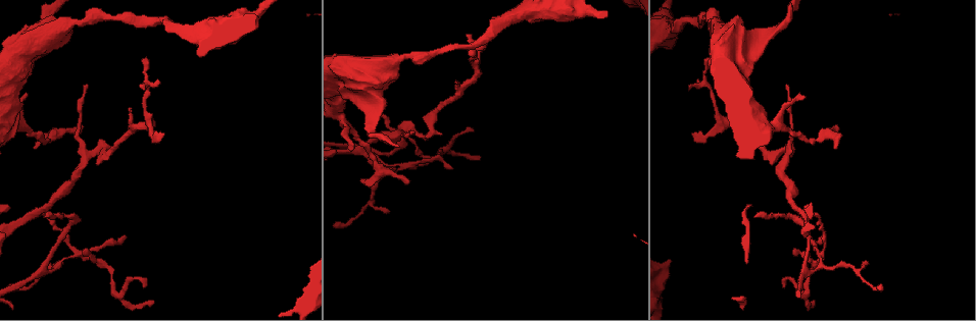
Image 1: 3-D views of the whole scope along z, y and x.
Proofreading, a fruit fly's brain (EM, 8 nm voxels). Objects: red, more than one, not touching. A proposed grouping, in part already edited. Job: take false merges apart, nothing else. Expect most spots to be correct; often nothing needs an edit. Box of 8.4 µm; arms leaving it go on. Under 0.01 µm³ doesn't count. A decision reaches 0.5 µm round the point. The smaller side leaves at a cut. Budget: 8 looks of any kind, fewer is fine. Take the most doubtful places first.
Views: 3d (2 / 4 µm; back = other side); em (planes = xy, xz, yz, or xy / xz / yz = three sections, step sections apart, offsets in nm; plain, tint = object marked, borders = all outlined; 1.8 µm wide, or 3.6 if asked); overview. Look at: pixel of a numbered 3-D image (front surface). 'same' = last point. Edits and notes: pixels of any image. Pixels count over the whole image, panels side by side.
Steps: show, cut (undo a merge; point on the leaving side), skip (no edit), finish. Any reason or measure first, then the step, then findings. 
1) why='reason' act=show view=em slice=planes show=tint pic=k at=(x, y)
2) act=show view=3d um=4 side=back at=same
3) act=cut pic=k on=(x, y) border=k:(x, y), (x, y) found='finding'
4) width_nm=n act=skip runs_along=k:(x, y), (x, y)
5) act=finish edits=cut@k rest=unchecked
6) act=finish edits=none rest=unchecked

why='sharp bend' act=show view=em slice=planes show=plain pic=1 at=(400, 167)

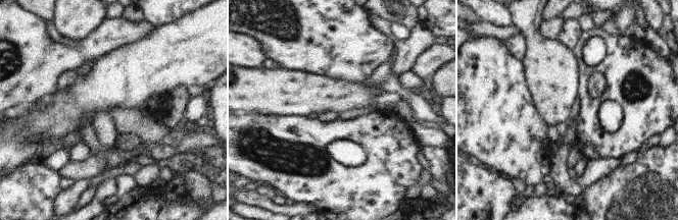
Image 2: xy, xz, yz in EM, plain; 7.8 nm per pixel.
act=show view=em slice=planes show=tint at=same

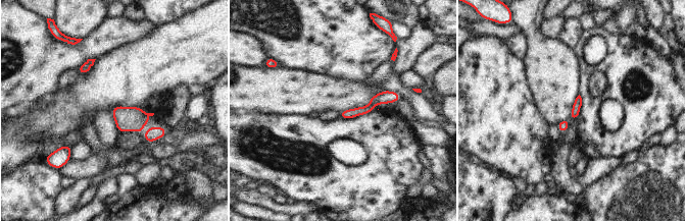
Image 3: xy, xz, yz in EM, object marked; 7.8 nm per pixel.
act=cut pic=3 on=(385, 97) border=3:(371, 104), (374, 106) found='a second neuron is stuck on'

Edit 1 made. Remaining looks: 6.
why='thick turns thin' act=show view=3d um=2 pic=1 at=(345, 126)

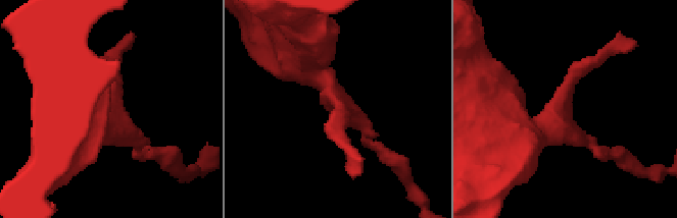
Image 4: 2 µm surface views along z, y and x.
act=show view=em slice=xy step=4 show=tint pic=4 at=(339, 99)

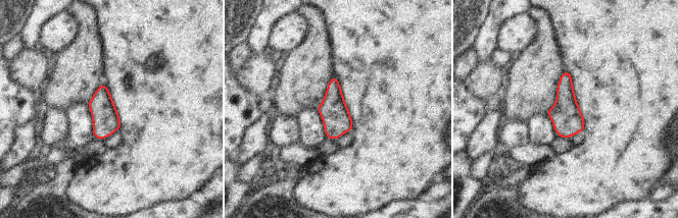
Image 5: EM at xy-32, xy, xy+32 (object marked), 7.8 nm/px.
act=skip found='all the same neuron'

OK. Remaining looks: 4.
why='thick turns thin' act=show view=3d um=4 pic=1 at=(378, 68)

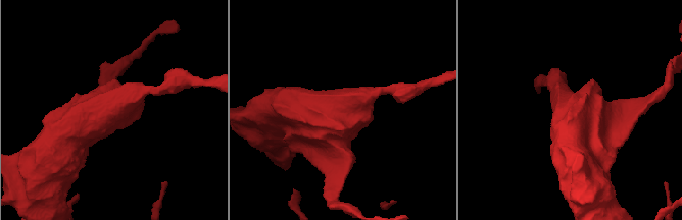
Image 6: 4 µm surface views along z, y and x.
why='now the EM' act=show view=em um=3.6 slice=planes show=tint pic=6 at=(344, 111)

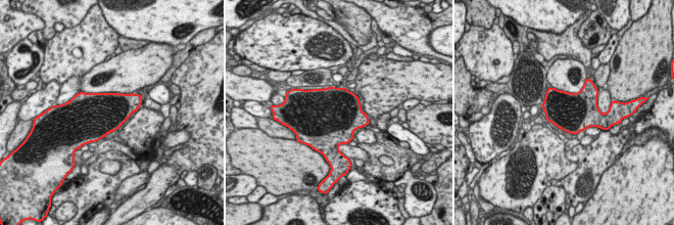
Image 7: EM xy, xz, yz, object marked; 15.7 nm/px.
width_nm=600 act=skip found='all the same neuron'

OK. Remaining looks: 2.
act=finish edits=cut@3 rest=unchecked

